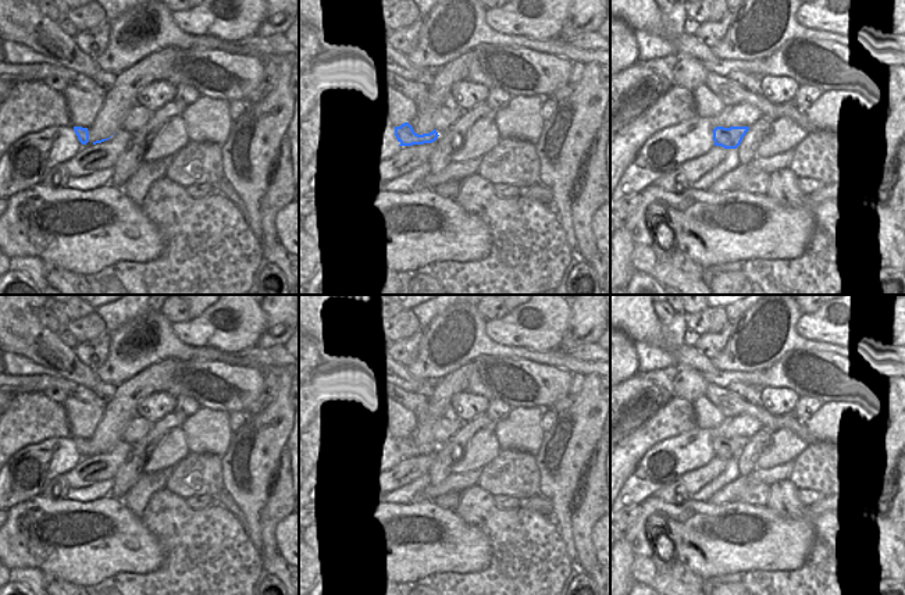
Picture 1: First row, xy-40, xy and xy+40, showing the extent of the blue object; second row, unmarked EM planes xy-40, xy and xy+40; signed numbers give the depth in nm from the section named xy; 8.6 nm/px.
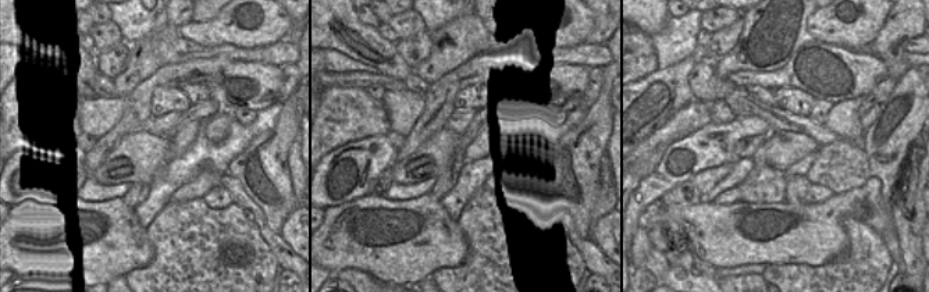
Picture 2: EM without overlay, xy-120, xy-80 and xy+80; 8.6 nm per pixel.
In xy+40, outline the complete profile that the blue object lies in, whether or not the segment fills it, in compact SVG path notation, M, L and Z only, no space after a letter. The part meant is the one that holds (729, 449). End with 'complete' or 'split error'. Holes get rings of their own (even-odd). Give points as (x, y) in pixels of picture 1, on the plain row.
M716 438L713 441L715 457L721 457L724 460L737 460L748 442L749 438Z | complete

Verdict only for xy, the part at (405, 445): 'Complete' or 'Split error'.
Complete

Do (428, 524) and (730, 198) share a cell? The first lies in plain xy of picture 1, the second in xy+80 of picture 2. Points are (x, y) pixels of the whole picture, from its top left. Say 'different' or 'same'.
different

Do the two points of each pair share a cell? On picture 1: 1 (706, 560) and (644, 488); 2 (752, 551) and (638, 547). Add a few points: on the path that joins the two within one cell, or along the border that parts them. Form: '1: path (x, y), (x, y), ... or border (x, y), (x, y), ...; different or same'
1: border (656, 494), (640, 505); different
2: path (724, 551), (686, 551), (666, 555); same

